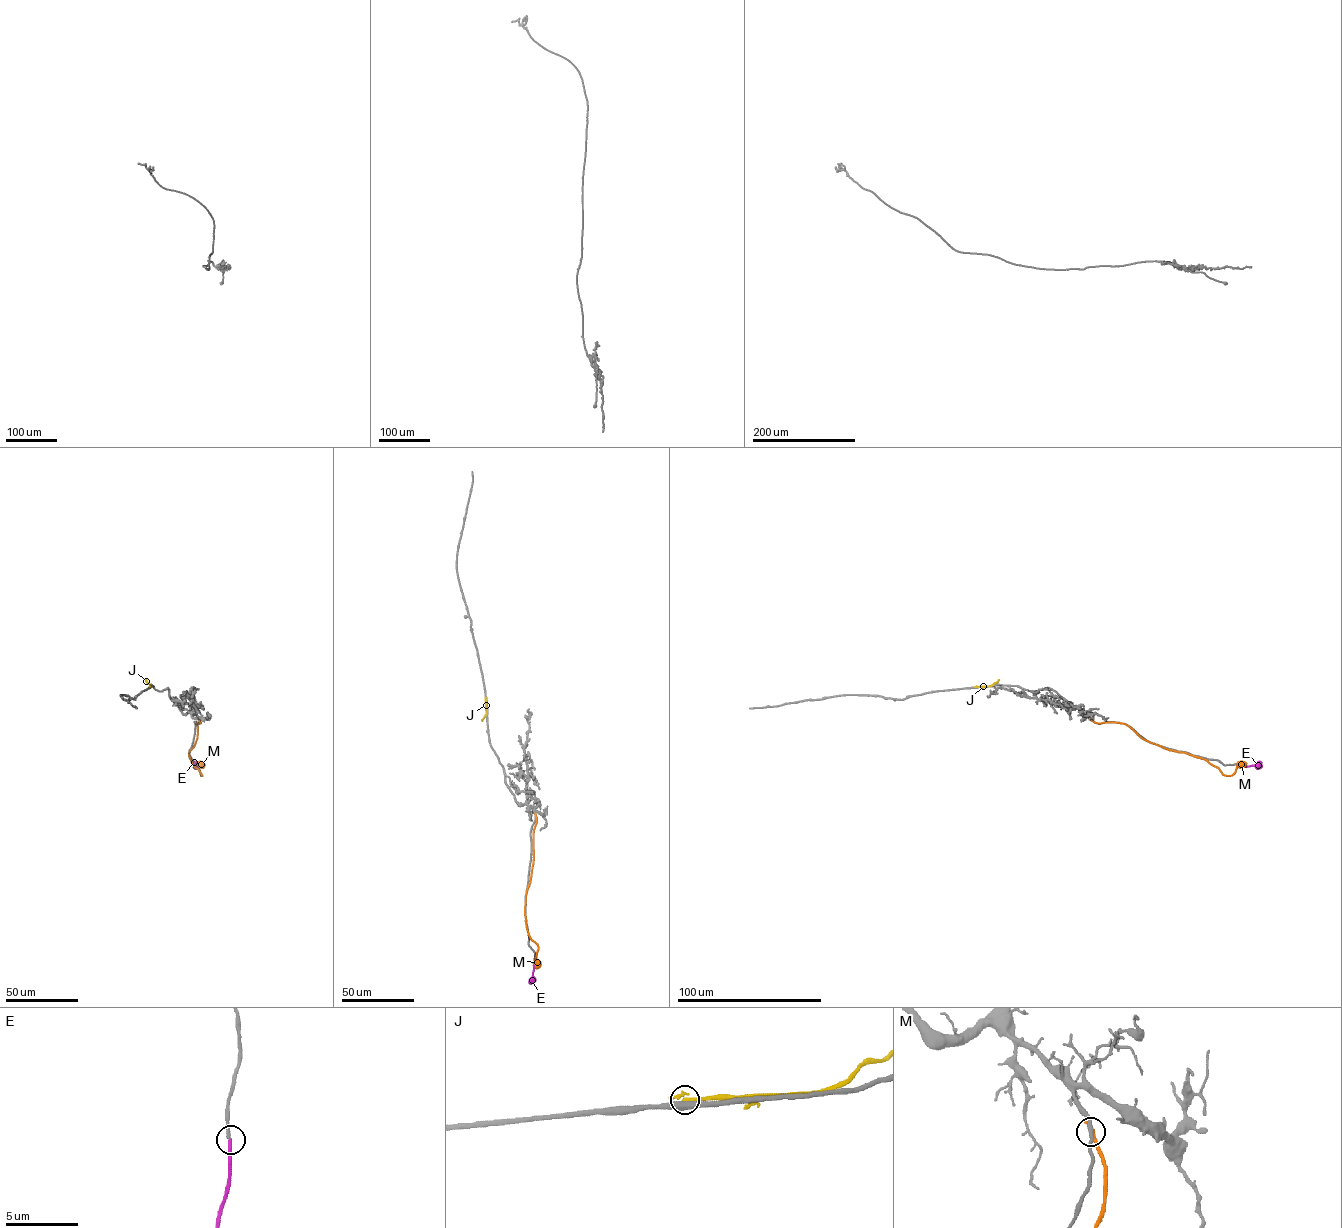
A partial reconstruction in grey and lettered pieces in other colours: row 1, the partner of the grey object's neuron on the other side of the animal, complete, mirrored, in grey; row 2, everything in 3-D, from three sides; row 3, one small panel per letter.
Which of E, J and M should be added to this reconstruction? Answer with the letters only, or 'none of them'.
none of them

